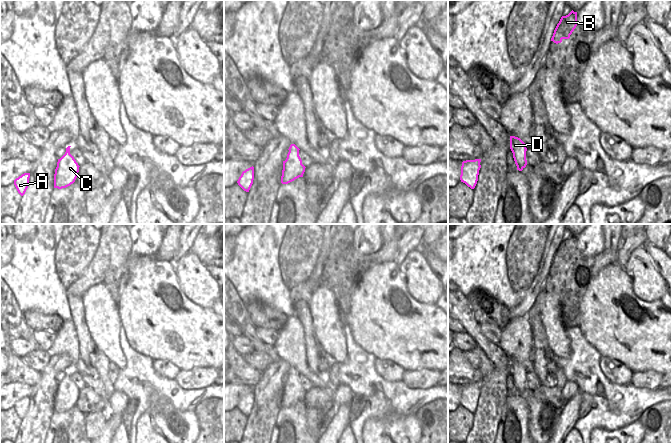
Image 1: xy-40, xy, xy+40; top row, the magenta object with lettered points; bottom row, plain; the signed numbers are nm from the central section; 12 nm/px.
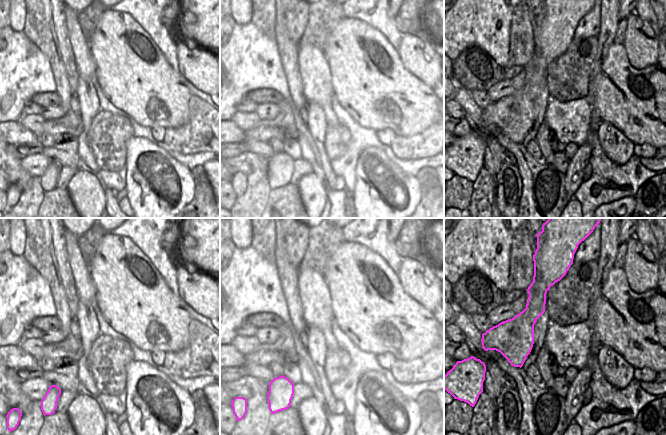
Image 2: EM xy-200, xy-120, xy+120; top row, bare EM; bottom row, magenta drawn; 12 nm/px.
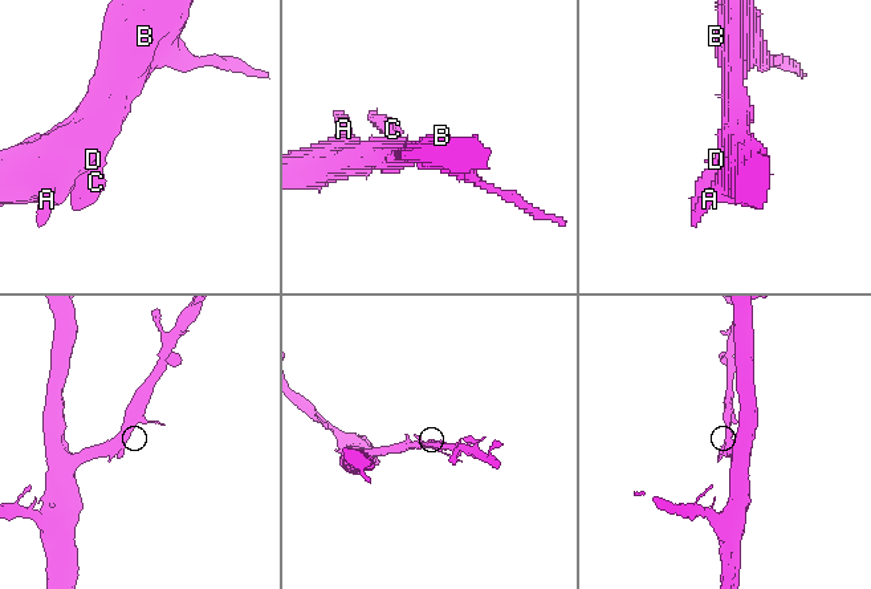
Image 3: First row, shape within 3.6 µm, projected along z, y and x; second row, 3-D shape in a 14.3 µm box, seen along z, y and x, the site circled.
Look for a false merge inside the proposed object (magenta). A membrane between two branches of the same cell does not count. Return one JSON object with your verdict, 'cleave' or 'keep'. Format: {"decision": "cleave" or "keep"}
{"decision": "keep"}

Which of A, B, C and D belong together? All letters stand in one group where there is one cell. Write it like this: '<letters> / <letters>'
A B C D

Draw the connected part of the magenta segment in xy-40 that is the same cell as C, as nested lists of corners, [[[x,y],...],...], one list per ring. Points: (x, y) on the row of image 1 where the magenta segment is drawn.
[[[68,146],[65,154],[58,159],[54,174],[54,188],[66,188],[73,184],[78,176],[80,166],[70,154],[70,147]]]

